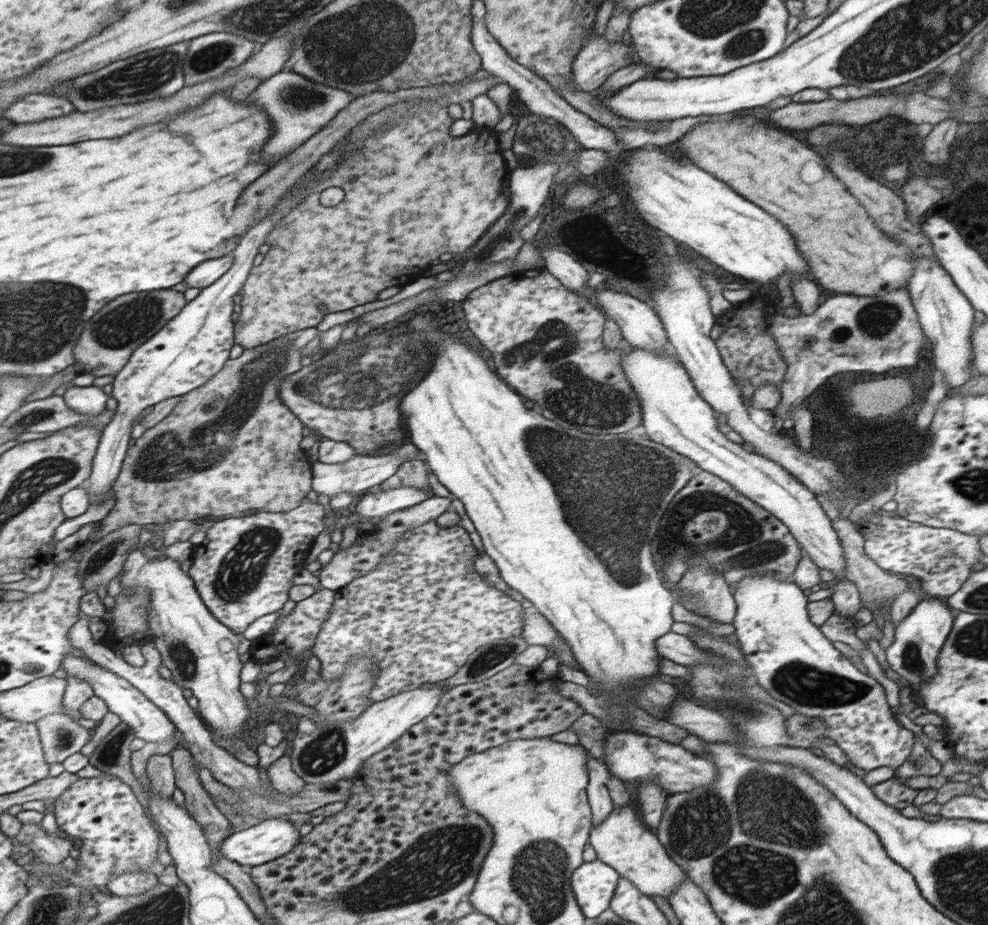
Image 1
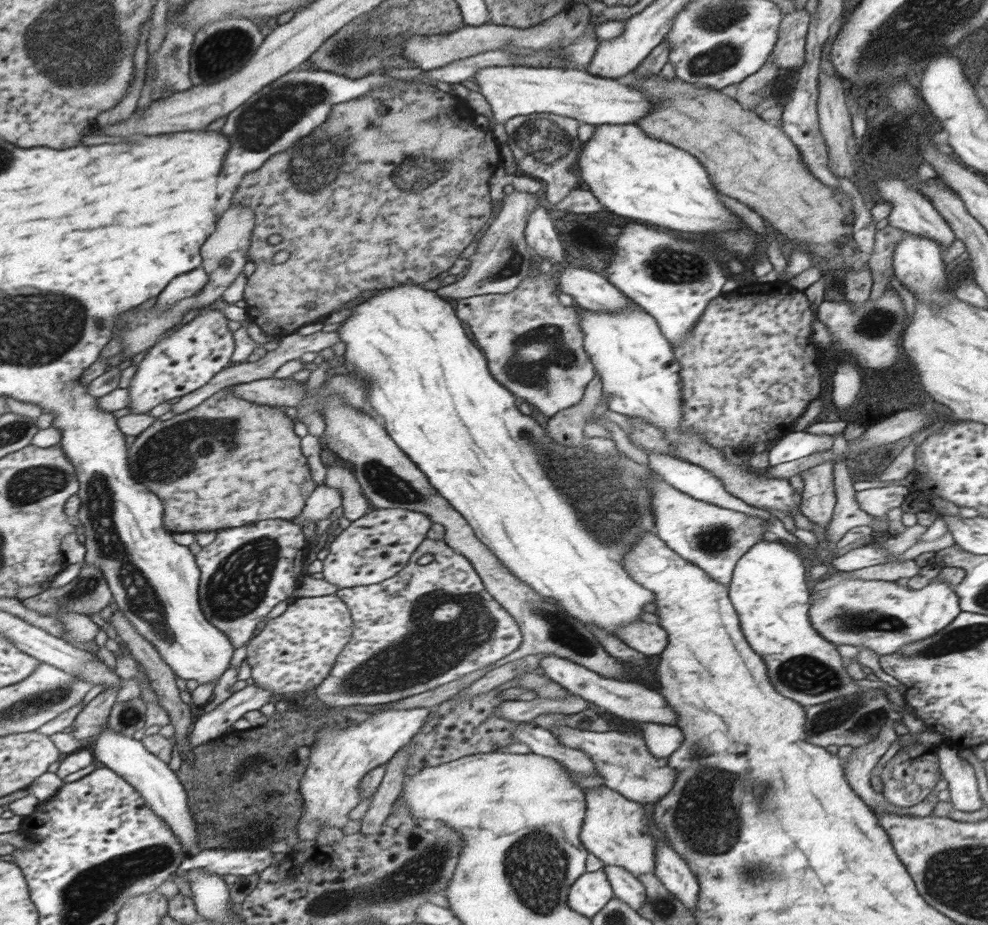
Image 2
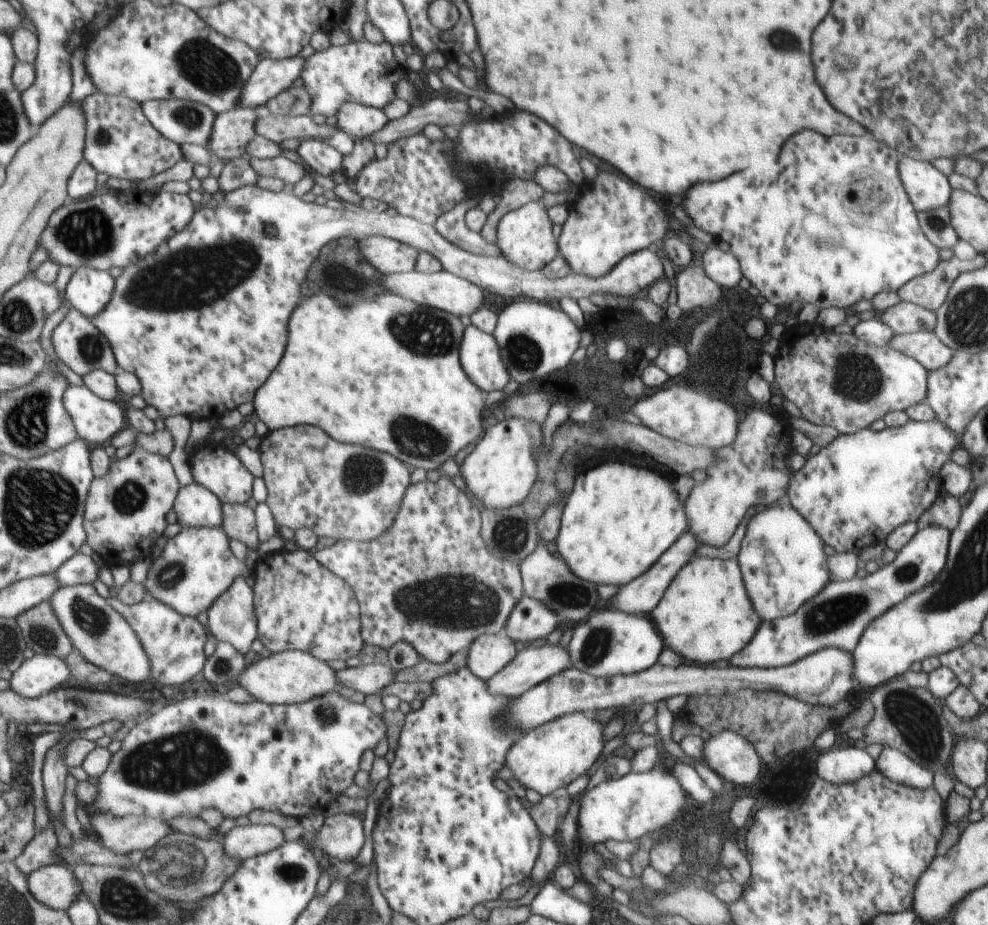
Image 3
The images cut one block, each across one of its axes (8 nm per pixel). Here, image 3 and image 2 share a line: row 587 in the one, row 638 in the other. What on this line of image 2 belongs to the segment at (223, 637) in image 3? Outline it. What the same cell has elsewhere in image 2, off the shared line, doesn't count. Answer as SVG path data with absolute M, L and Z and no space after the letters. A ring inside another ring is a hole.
M262 520L254 526L226 528L220 530L216 540L203 546L195 561L200 569L199 599L202 612L210 624L224 631L236 648L250 642L252 634L267 614L282 600L293 596L303 578L302 566L308 554L308 542L303 534L303 526L288 520Z

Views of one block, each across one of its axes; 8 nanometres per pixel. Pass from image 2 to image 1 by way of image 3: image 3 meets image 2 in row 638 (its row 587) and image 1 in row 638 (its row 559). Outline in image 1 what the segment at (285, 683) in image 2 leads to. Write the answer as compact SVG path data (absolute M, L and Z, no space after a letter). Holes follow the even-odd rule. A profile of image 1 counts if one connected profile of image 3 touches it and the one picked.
M330 589L316 590L312 596L300 600L296 603L294 610L276 620L272 629L267 635L262 635L258 639L251 642L249 652L256 663L268 663L278 658L286 658L291 654L291 658L296 660L303 660L309 657L312 653L312 647L316 643L316 635L320 634L320 629L322 629L322 623L324 620L328 619L330 615L330 609L334 605L335 594L337 592Z

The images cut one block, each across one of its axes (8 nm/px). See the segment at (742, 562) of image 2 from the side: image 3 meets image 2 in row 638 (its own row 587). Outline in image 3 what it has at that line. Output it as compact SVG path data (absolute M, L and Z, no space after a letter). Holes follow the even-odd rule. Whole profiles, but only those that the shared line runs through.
M785 499L757 512L750 519L737 561L742 571L747 596L762 620L769 621L790 616L824 590L824 587L832 580L824 545L825 542L809 520L806 520L806 517Z

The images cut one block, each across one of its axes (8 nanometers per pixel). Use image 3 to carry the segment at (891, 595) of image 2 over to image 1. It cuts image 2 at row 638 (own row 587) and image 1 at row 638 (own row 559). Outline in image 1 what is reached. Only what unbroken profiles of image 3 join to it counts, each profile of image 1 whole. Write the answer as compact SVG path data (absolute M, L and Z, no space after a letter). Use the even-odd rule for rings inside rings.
M934 596L920 600L912 612L894 626L895 635L892 644L885 650L886 659L892 671L910 682L910 686L917 689L930 678L938 675L938 656L953 627L954 619L946 602Z

